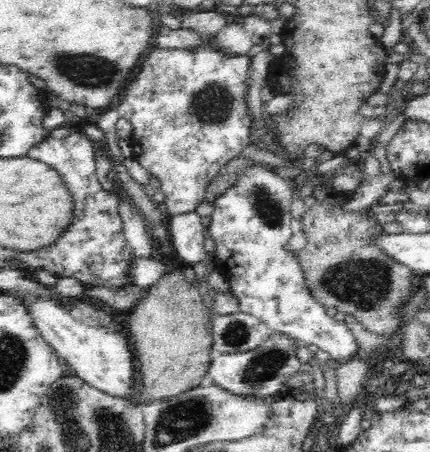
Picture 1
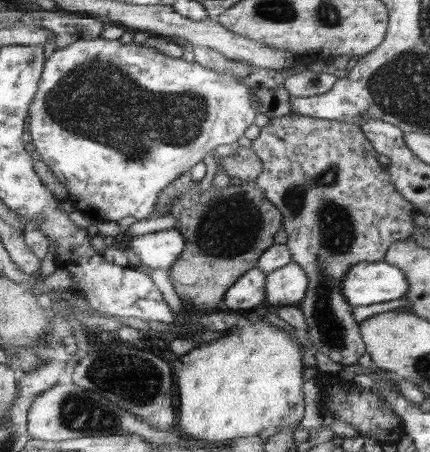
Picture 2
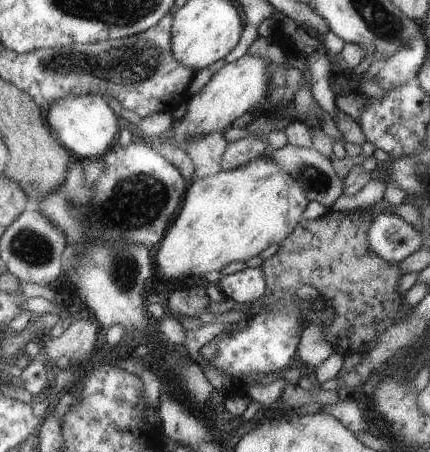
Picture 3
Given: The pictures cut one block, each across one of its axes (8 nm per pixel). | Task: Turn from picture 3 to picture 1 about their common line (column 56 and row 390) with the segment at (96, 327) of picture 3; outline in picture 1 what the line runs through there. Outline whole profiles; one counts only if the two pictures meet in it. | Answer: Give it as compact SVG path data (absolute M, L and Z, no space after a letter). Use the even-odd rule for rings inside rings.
M358 356L352 362L342 362L336 364L336 386L338 386L338 394L340 394L340 402L342 404L354 404L356 396L360 394L360 388L366 380L370 364L364 362L362 356Z

